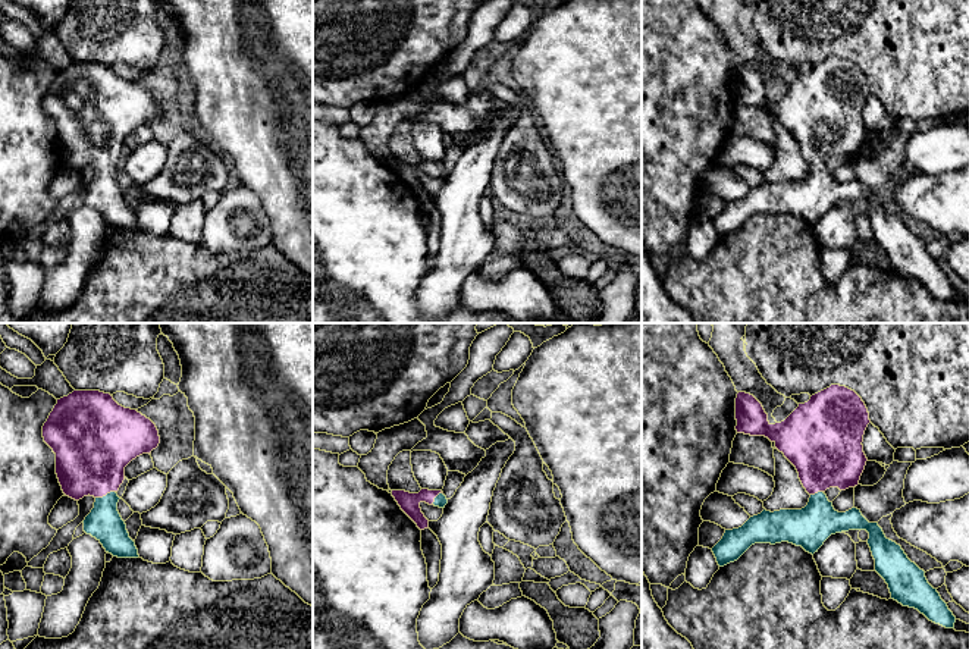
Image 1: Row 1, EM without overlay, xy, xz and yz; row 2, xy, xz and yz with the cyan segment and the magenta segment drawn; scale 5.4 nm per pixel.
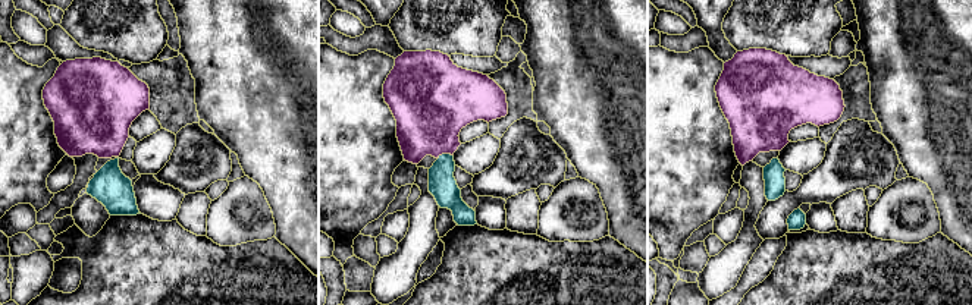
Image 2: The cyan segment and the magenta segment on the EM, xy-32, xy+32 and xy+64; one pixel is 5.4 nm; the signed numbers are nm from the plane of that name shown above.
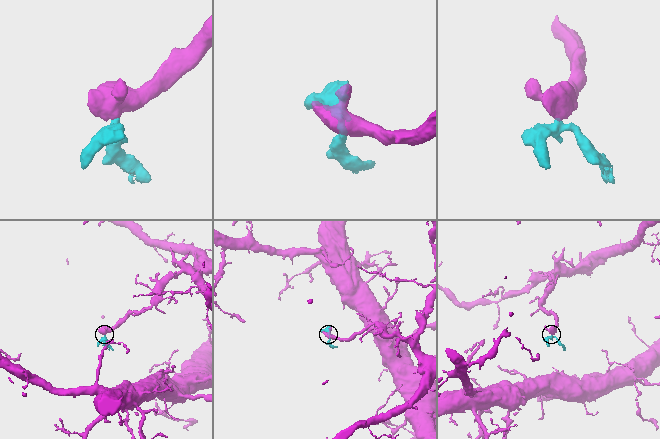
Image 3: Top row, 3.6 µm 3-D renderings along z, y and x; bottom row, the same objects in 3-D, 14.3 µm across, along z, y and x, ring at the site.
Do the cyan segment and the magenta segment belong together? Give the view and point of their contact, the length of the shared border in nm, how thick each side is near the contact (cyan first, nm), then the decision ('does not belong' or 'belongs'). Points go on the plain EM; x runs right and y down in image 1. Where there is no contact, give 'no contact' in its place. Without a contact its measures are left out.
xy (106, 166) | 120 nm | 190/400 nm | belongs

